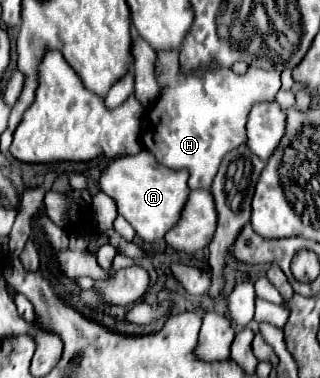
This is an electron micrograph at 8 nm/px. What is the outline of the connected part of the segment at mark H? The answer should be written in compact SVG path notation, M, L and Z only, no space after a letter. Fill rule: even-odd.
M177 50L157 52L157 80L161 94L145 114L145 148L167 168L187 168L191 190L211 188L221 158L245 144L245 124L253 104L273 102L281 88L277 70L261 70L257 66L251 66L243 76L231 68L199 70L191 76L181 76Z

